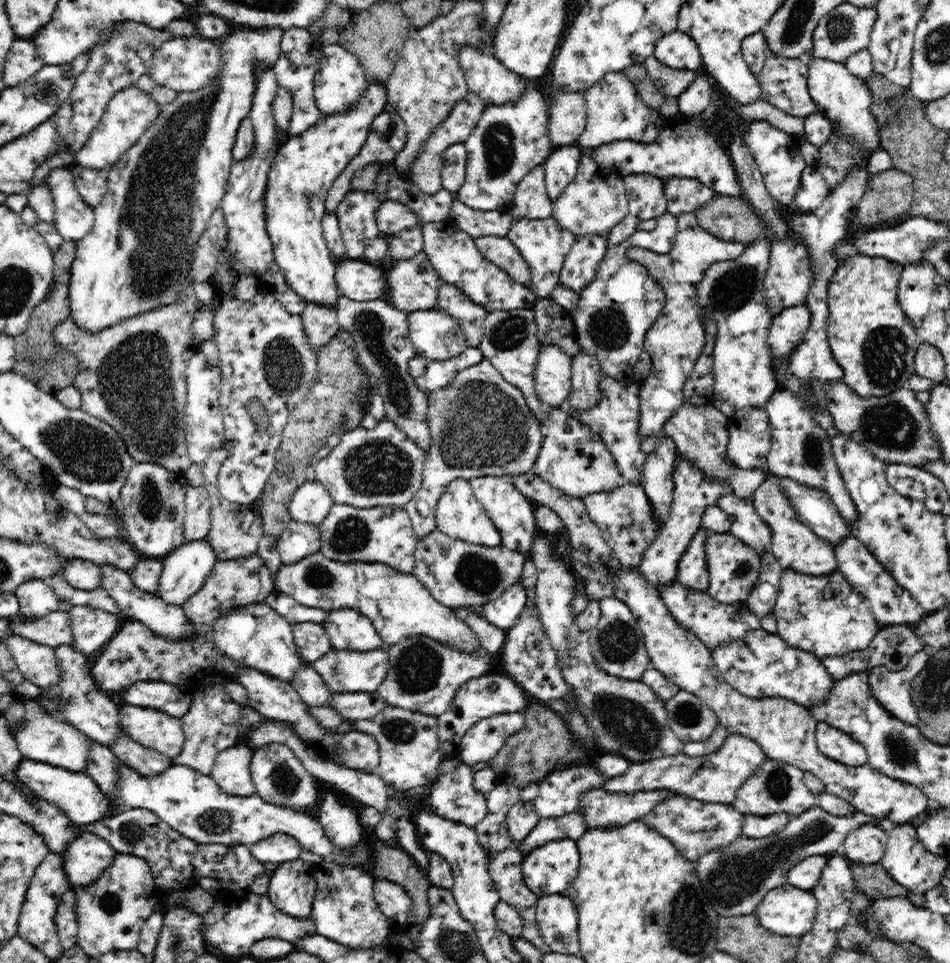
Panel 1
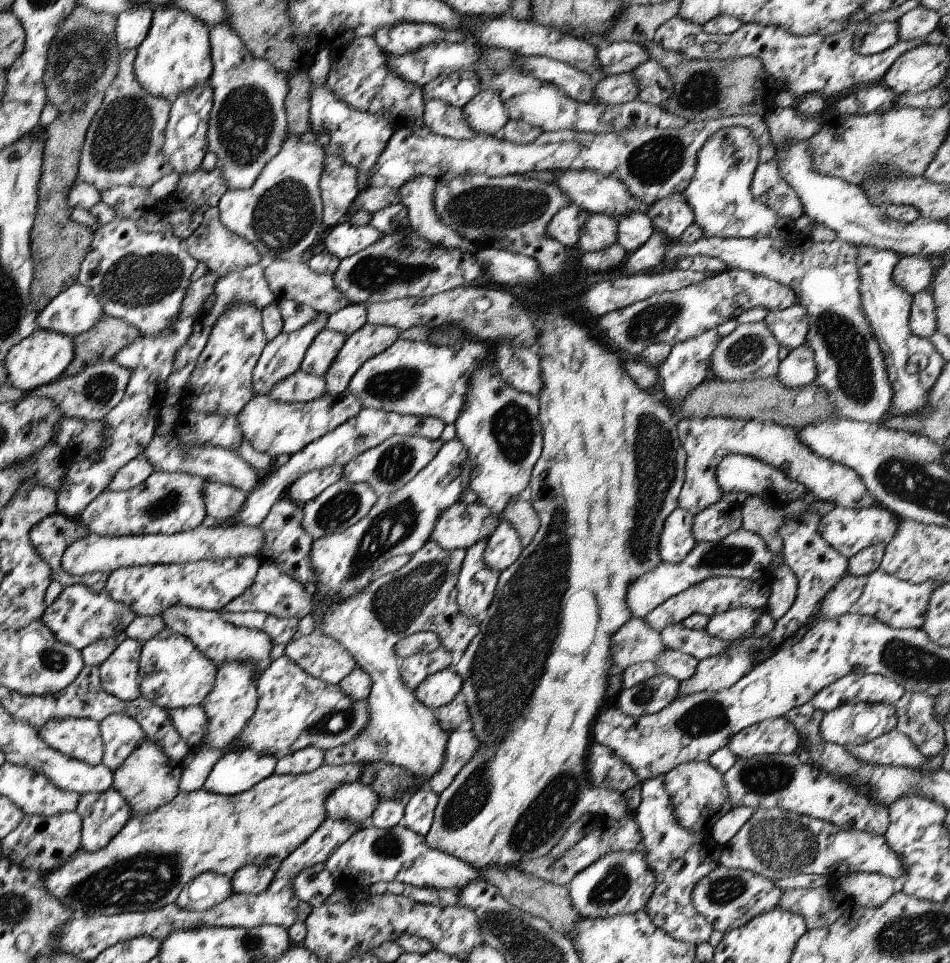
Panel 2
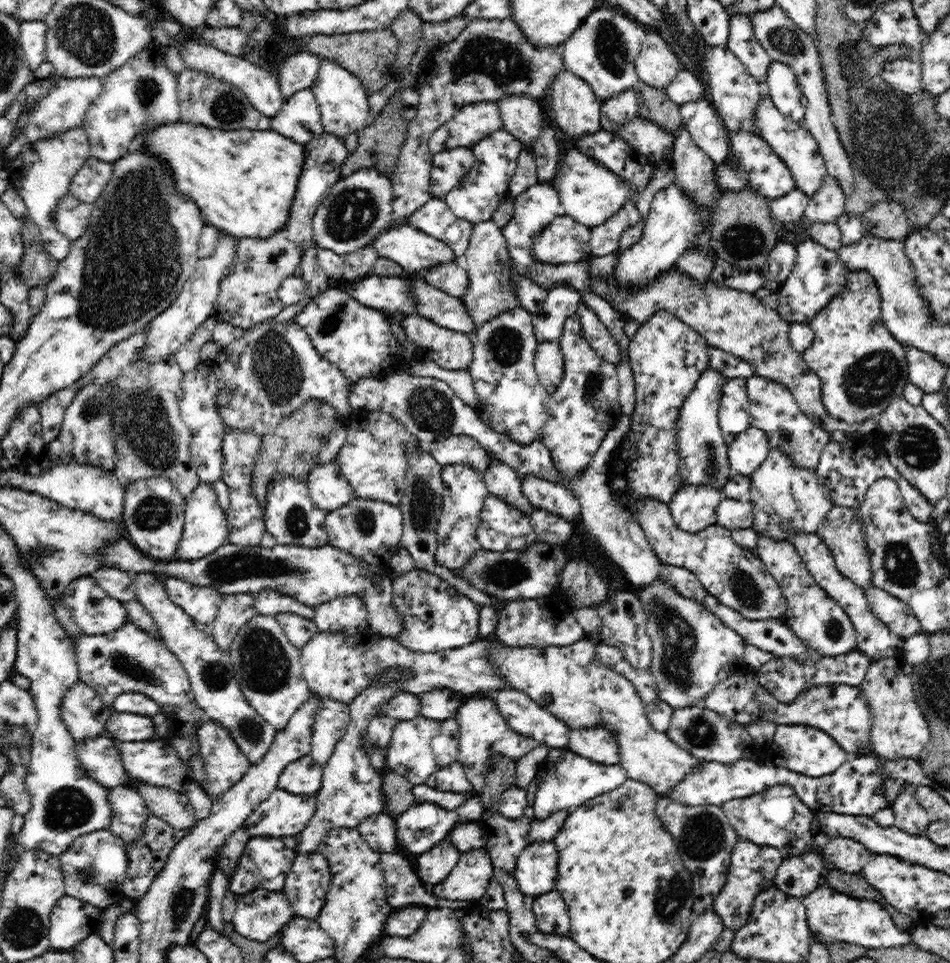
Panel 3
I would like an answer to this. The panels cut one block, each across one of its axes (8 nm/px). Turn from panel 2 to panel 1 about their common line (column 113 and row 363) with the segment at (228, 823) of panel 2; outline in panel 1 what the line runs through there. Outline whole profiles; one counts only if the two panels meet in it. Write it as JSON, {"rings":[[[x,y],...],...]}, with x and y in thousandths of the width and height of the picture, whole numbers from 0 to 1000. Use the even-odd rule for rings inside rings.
{"rings":[[[899,265],[884,272],[872,292],[872,328],[869,349],[880,379],[886,383],[886,396],[905,413],[927,413],[939,410],[954,401],[963,388],[963,366],[972,355],[947,320],[945,312],[946,289],[952,276],[932,268]]]}

